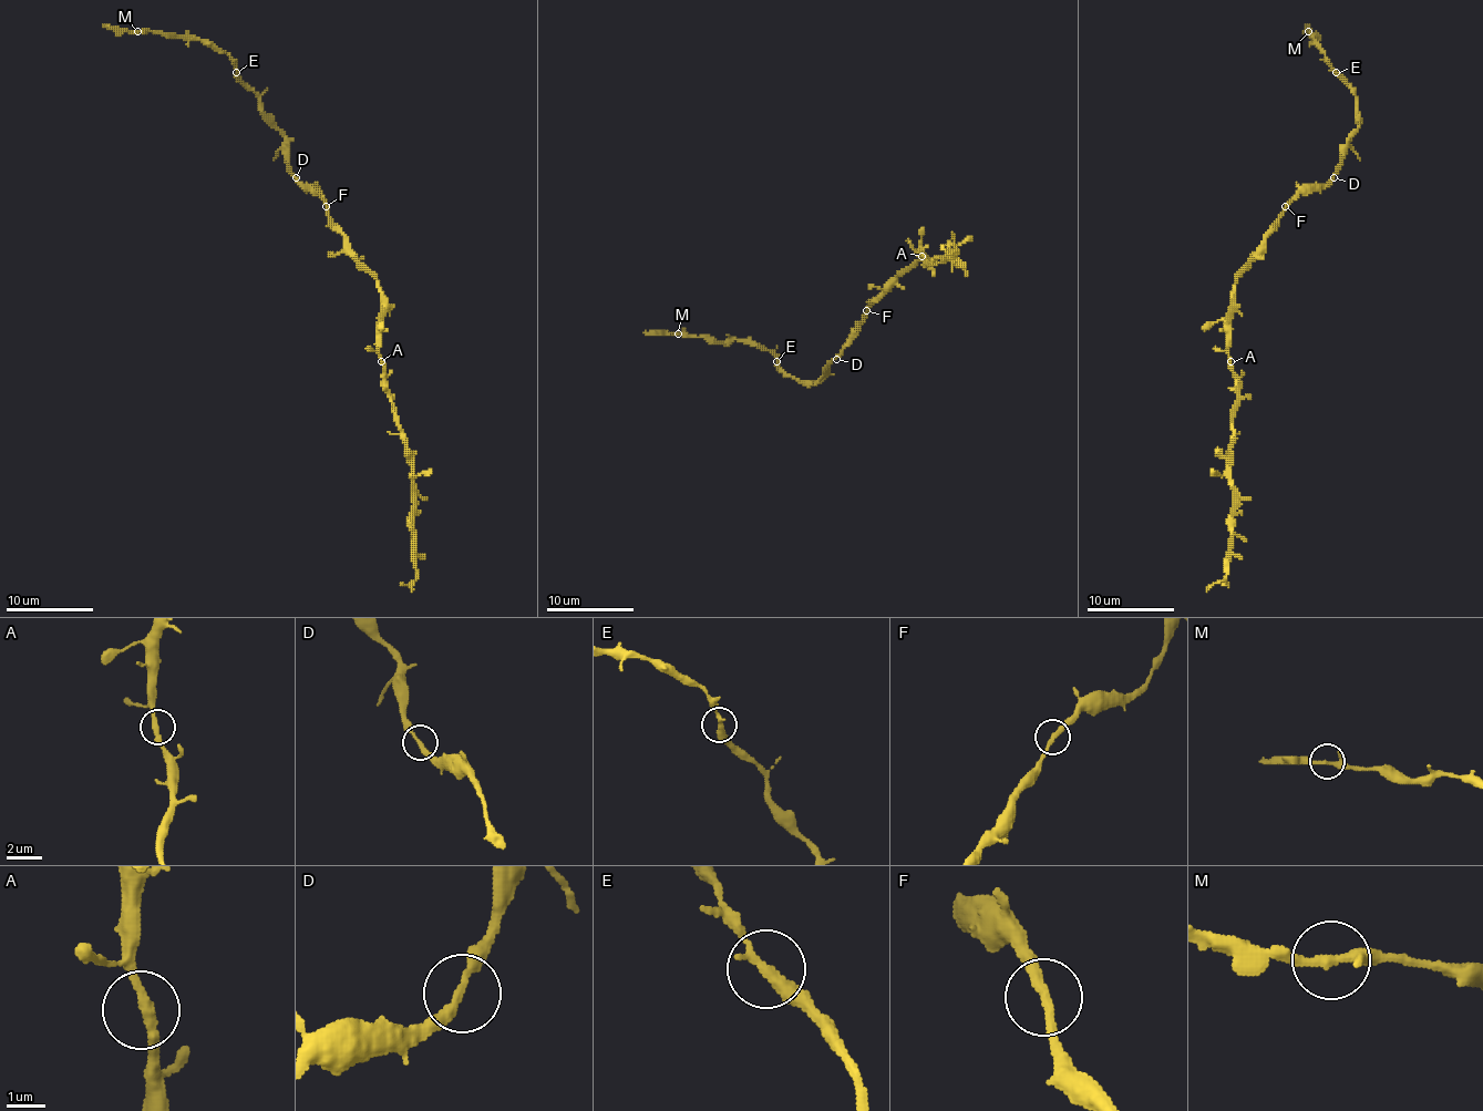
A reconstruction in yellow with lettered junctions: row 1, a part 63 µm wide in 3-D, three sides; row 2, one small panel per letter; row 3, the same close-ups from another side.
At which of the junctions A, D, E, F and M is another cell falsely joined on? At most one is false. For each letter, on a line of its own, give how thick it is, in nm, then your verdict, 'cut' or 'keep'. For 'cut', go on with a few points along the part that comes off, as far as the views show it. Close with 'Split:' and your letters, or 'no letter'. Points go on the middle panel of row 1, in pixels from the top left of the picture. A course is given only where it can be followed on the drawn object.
A: 280 nm thick; keep
D: 240 nm thick; keep
E: 320 nm thick; keep
F: 240 nm thick; keep
M: 280 nm thick; cut; foreign part runs (678, 332), (644, 332)
Split: M

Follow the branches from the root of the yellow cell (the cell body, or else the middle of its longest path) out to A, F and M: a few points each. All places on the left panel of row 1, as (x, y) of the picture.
A: (341, 235), (350, 255), (377, 280), (381, 294), (381, 361)
F: (341, 235), (326, 206)
M: (341, 235), (326, 202), (294, 175), (287, 139), (232, 60), (199, 40), (137, 31)

